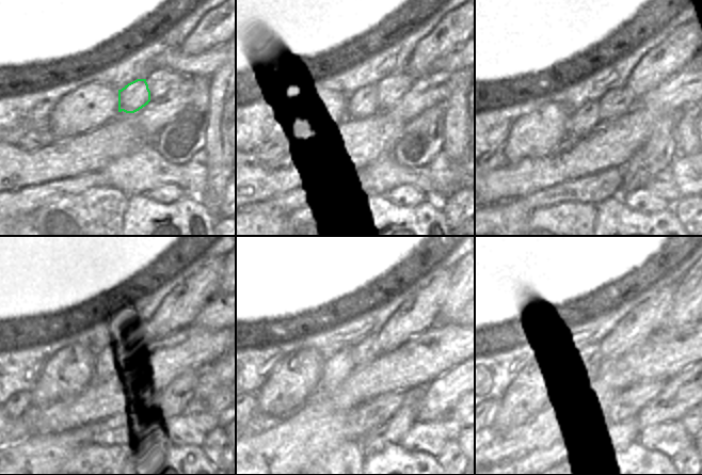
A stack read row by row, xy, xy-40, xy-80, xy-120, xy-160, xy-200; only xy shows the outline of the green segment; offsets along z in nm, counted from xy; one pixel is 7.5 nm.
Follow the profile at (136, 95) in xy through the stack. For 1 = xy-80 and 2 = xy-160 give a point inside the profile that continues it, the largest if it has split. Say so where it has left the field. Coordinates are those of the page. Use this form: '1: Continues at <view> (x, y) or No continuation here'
1: Continues at xy-80 (616, 103)
2: Continues at xy-160 (336, 369)

